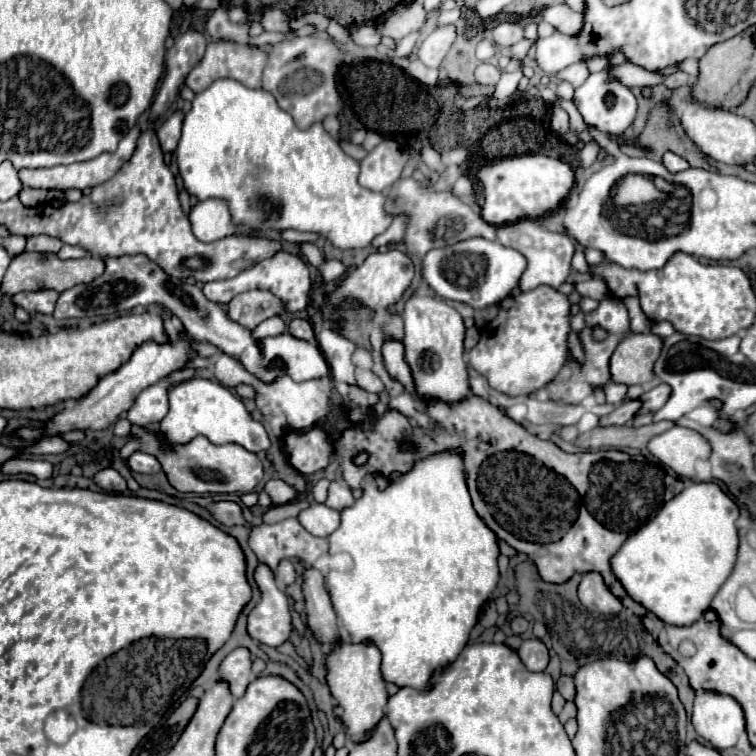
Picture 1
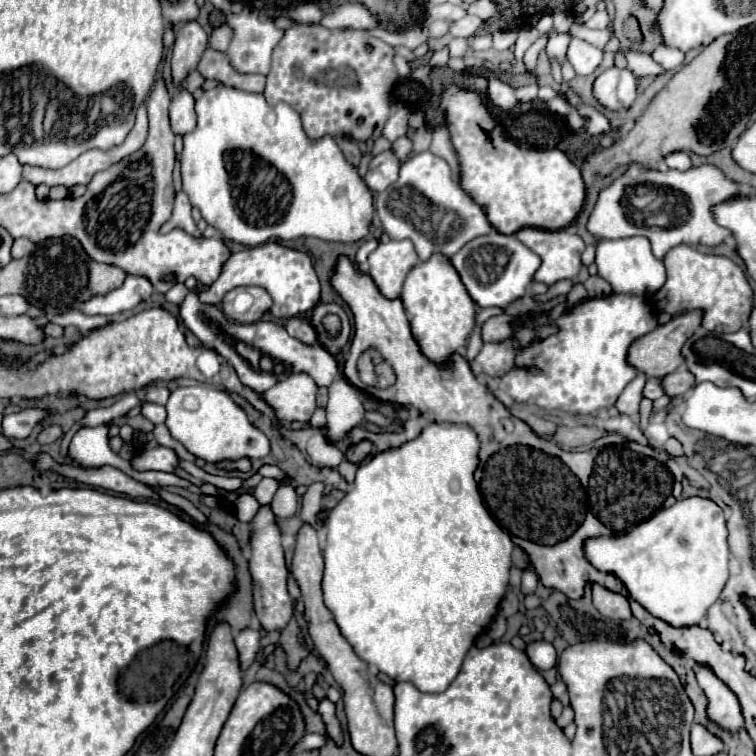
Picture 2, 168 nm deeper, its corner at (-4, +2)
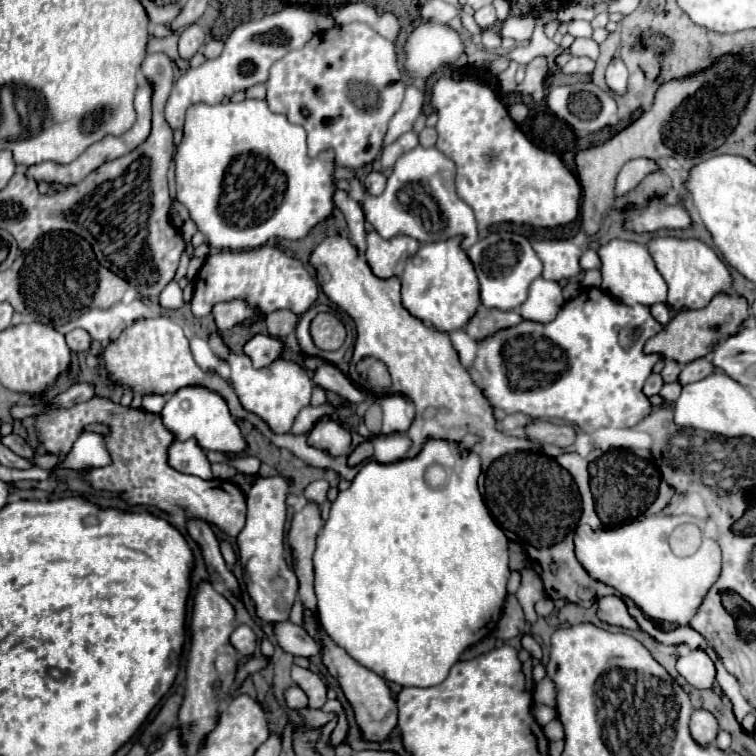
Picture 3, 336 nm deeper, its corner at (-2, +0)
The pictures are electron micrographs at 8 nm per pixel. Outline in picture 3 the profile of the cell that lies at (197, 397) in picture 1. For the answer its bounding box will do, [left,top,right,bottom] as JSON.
[161,385,249,455]

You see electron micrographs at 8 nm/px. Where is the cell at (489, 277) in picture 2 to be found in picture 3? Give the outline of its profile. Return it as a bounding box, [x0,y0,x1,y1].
[467,233,541,311]

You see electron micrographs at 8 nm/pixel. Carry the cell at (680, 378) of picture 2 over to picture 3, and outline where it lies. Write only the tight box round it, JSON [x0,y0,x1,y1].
[677,359,713,387]

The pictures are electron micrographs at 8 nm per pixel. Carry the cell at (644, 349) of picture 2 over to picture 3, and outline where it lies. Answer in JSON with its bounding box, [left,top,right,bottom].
[645,295,749,365]

